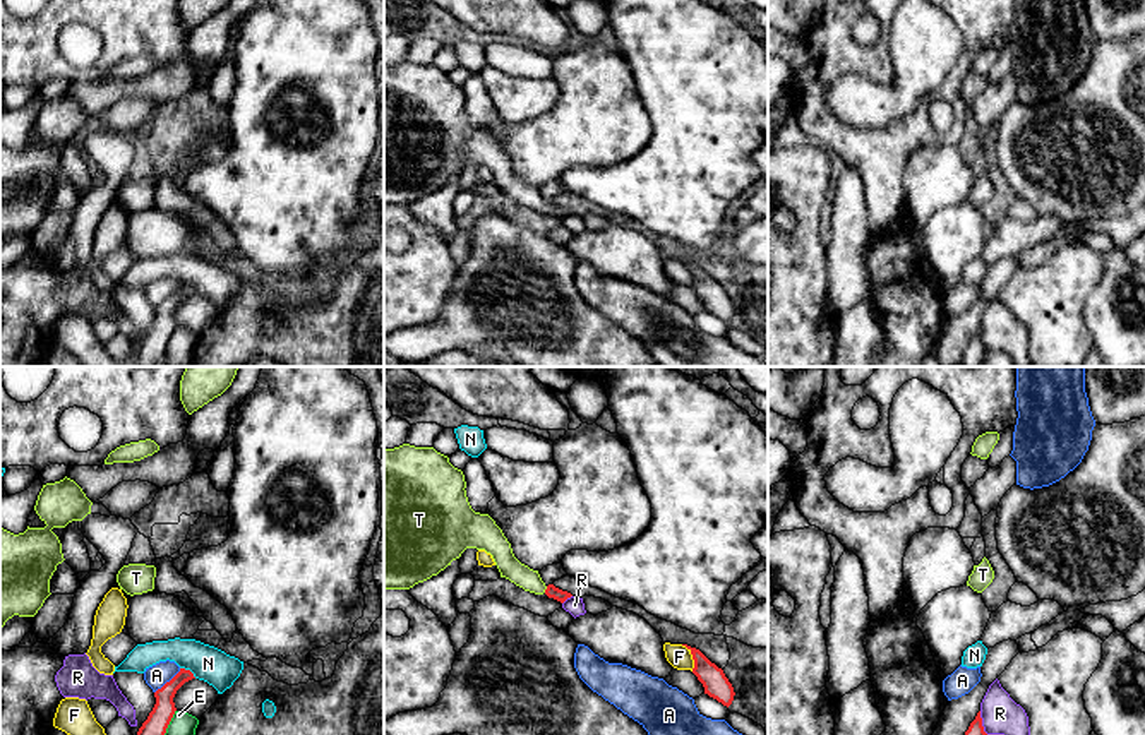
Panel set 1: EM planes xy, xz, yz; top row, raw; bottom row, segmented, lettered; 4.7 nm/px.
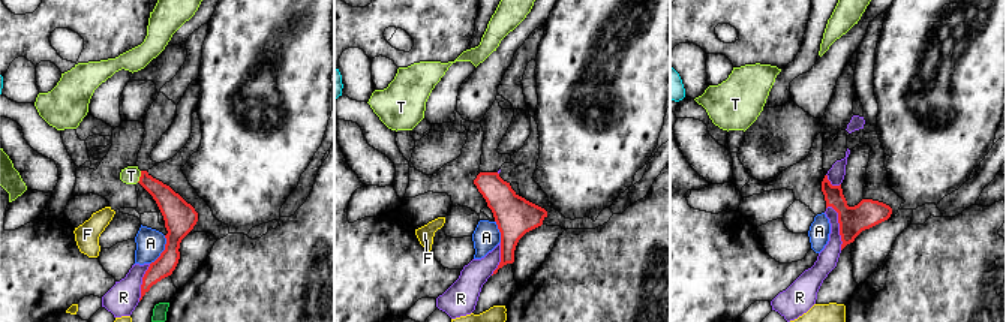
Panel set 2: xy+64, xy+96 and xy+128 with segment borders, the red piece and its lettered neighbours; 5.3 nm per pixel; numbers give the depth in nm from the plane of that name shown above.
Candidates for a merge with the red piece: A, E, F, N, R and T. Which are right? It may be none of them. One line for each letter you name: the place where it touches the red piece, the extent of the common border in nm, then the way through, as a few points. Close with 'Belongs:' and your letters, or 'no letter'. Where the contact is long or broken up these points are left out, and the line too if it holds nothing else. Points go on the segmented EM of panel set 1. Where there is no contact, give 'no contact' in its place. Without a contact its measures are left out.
T: xz (545, 590) | 40 nm | across xz (551, 591), (545, 590), (509, 567)
Belongs: T

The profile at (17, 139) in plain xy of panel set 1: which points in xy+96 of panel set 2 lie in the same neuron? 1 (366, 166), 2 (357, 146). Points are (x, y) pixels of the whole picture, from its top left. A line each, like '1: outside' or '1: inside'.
1: inside
2: inside

